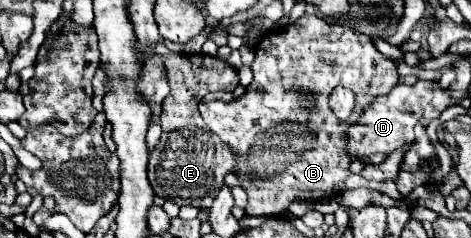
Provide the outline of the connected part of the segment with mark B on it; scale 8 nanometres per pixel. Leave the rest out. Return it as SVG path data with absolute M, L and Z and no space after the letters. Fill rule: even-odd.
M302 16L294 26L286 26L284 32L270 32L270 34L266 34L264 38L260 38L258 48L256 48L256 58L254 58L254 62L252 62L252 72L254 72L254 84L252 84L240 98L234 98L234 100L230 100L230 102L208 100L208 102L200 102L200 106L198 106L198 108L200 108L200 114L202 114L202 118L204 118L204 122L208 124L208 128L210 128L214 134L218 134L220 140L222 140L224 144L230 146L232 154L236 154L236 176L238 176L240 186L246 190L246 196L248 196L246 212L250 212L250 216L280 216L280 214L288 212L288 206L290 206L294 200L318 202L318 200L322 200L322 198L332 198L332 196L336 196L338 192L346 190L344 180L350 176L350 170L348 170L348 166L350 166L350 156L344 152L344 144L346 144L344 132L348 130L350 124L348 124L348 122L344 122L344 124L342 124L342 122L336 122L334 112L332 112L330 106L328 106L328 98L330 98L330 94L332 94L332 90L334 90L336 86L346 86L346 88L354 90L356 108L358 108L356 112L364 112L364 108L368 108L368 104L374 100L374 96L386 94L386 92L390 92L390 90L398 84L398 72L396 72L394 60L390 60L390 58L386 58L384 54L380 54L380 52L374 48L370 36L368 36L364 30L360 30L358 26L356 26L356 28L352 28L352 26L338 26L338 24L328 24L326 20L322 20L322 18L318 18L318 16ZM286 76L296 76L294 80L296 80L298 84L304 82L304 88L312 88L314 92L318 92L318 94L316 94L316 112L306 112L306 110L302 110L302 108L298 106L298 92L296 92L298 86L296 86L296 84L290 86L290 82L286 80Z

